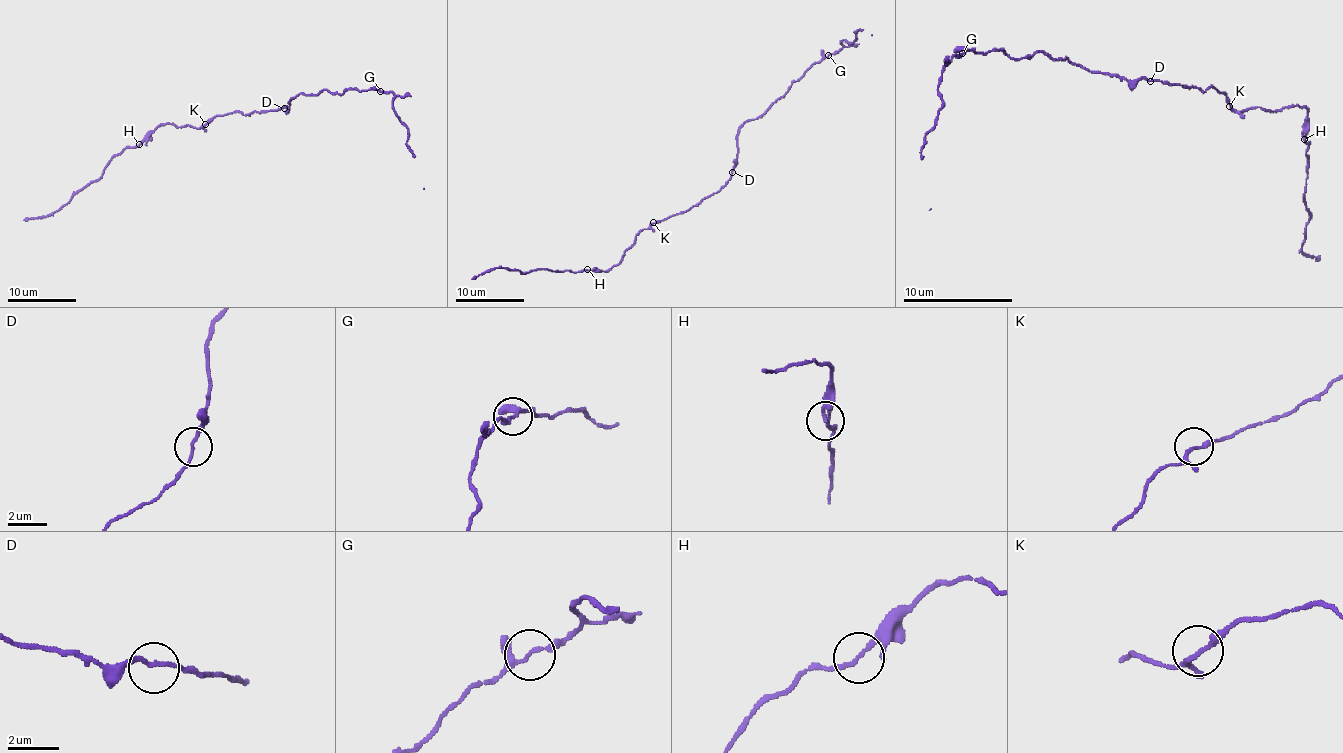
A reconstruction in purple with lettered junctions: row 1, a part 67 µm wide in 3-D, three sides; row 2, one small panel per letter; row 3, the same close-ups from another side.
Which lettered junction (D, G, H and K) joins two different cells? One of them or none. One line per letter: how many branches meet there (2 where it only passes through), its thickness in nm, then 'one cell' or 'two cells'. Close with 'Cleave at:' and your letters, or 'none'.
D: 2 | 160 nm | one cell
G: 3 | 150 nm | one cell
H: 2 | 160 nm | one cell
K: 3 | 160 nm | one cell
Cleave at: none

